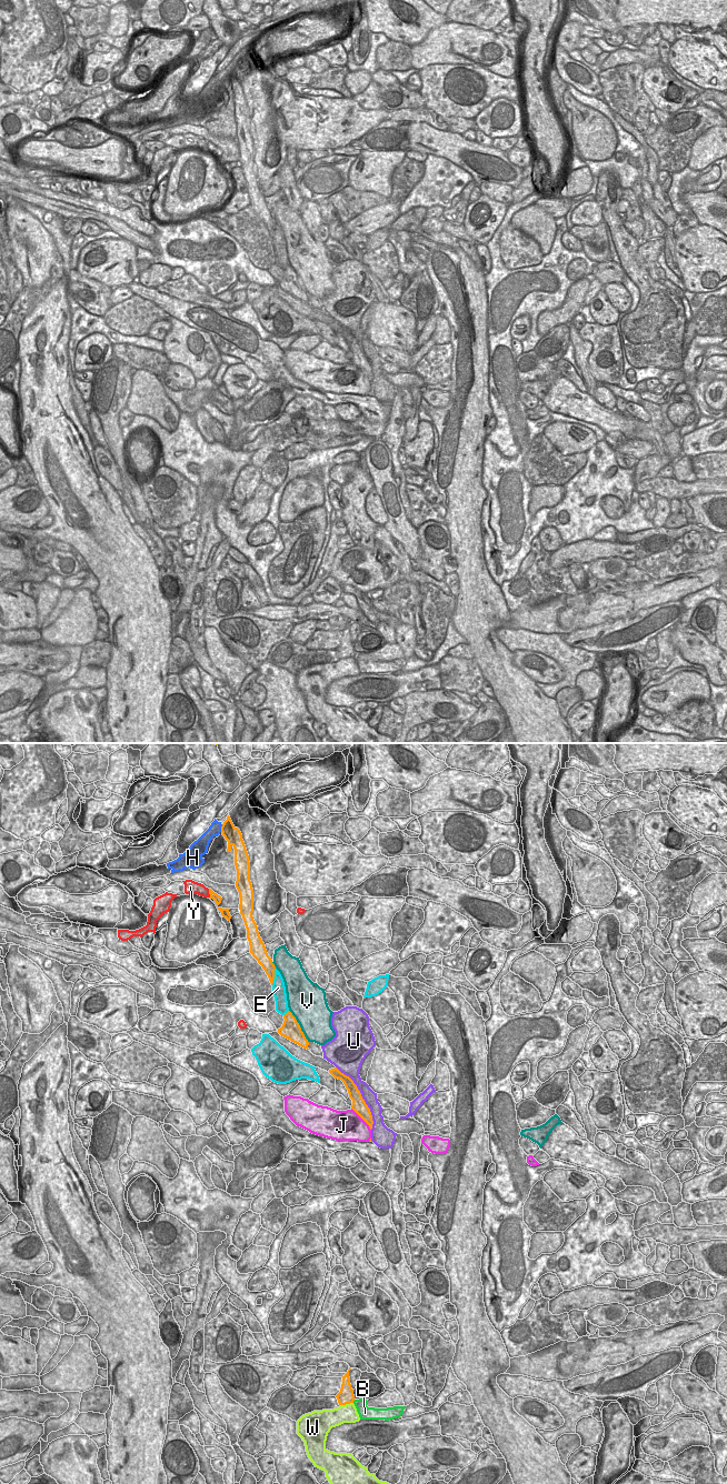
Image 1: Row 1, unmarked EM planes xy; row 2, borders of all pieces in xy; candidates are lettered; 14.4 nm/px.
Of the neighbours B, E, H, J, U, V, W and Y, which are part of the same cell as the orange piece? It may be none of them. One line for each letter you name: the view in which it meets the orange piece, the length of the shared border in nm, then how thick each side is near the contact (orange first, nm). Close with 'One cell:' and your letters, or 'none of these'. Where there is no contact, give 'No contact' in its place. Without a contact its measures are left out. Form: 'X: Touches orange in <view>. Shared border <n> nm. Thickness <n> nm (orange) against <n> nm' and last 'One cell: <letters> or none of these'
One cell: none of these.

